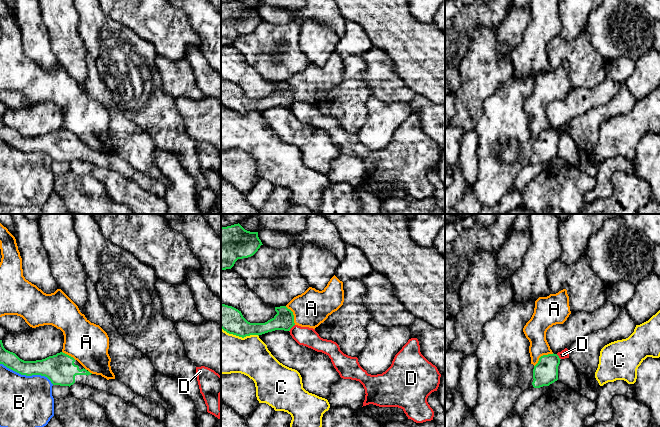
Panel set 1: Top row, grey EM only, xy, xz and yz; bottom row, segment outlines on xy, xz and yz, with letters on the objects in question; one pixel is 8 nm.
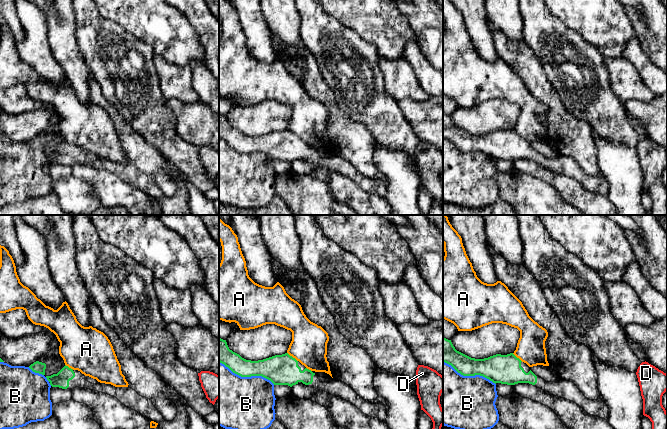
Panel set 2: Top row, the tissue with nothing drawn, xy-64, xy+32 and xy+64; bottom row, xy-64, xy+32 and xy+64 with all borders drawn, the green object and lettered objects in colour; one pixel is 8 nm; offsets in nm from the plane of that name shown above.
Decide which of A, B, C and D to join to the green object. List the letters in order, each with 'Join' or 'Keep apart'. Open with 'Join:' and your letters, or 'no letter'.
Join: no letter
A: Keep apart
B: Keep apart
C: Keep apart
D: Keep apart

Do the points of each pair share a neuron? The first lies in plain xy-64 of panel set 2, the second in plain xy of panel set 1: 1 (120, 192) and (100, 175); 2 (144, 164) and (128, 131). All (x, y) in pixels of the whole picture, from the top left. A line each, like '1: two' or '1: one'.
1: one
2: one

